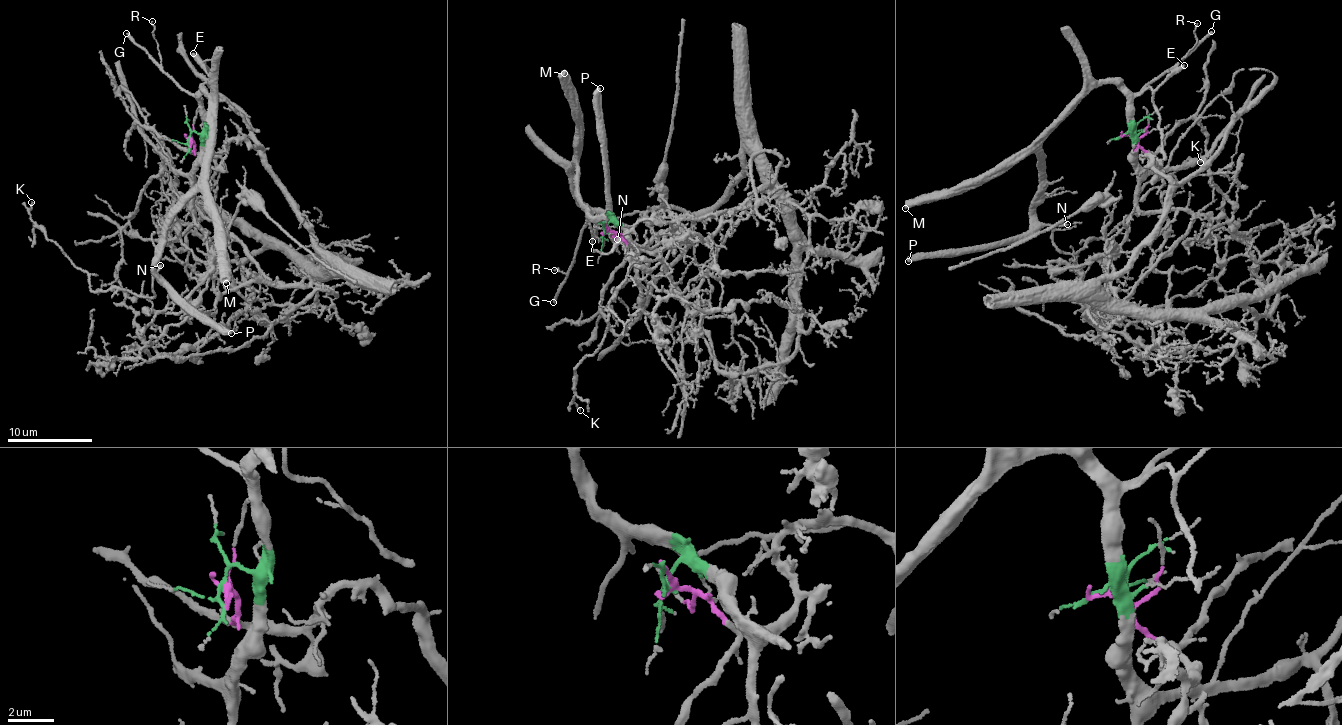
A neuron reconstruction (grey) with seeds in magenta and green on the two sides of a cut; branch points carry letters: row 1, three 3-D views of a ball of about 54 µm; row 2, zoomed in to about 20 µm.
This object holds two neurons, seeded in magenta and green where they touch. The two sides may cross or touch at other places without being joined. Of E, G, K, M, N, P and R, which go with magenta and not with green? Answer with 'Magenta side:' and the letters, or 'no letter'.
Magenta side: no letter

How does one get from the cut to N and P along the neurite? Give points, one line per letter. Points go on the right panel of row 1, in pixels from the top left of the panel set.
N: (1133, 132), (1128, 94), (1114, 82), (1095, 86), (1045, 138), (1033, 217), (1052, 226), (1067, 225)
P: (1133, 132), (1128, 94), (1114, 82), (1095, 86), (1045, 138), (1029, 228), (907, 262)

